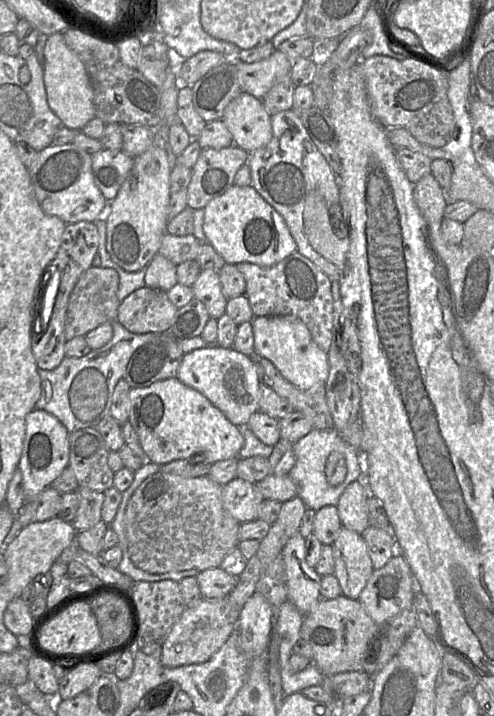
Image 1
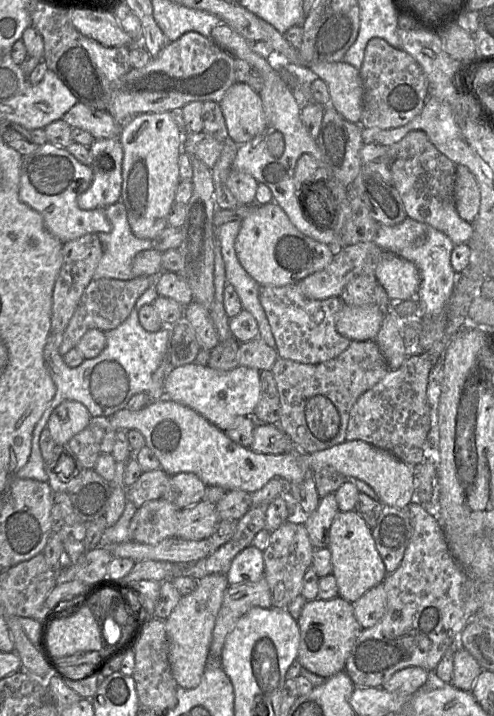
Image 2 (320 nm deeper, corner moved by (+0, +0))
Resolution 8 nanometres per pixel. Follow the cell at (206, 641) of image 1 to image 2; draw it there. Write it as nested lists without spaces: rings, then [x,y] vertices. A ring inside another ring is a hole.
[[[264,577],[254,583],[228,586],[213,629],[209,648],[212,657],[221,657],[227,635],[239,618],[253,607],[272,607],[270,588]]]

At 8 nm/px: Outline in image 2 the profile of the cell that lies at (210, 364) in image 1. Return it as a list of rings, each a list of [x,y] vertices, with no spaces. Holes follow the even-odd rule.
[[[195,363],[173,367],[164,383],[166,398],[193,409],[222,431],[230,428],[237,417],[253,416],[260,395],[260,371],[240,365],[229,371]]]

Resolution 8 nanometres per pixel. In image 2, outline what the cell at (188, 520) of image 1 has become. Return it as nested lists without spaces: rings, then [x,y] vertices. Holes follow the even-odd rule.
[[[163,498],[145,502],[133,515],[129,530],[133,541],[157,544],[176,536],[181,509]]]

